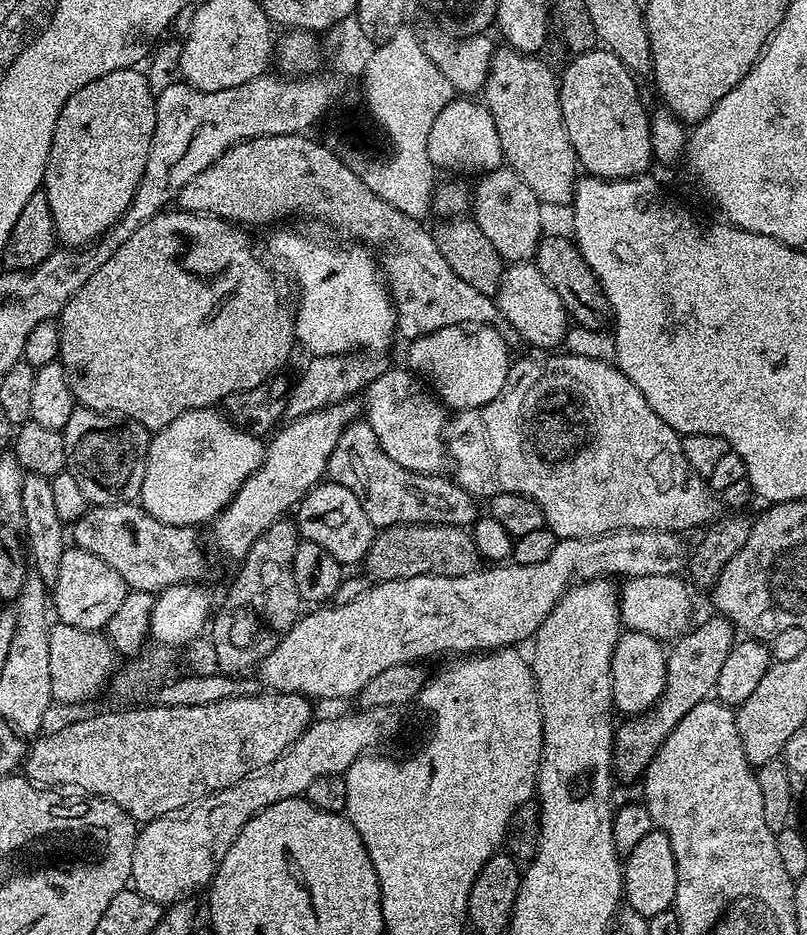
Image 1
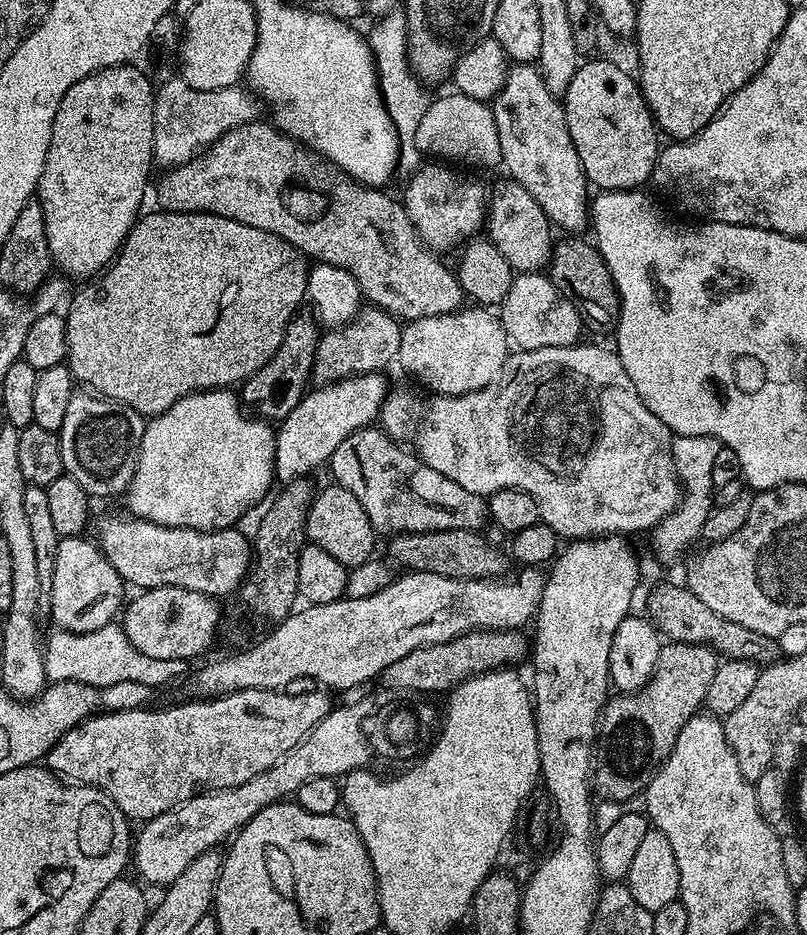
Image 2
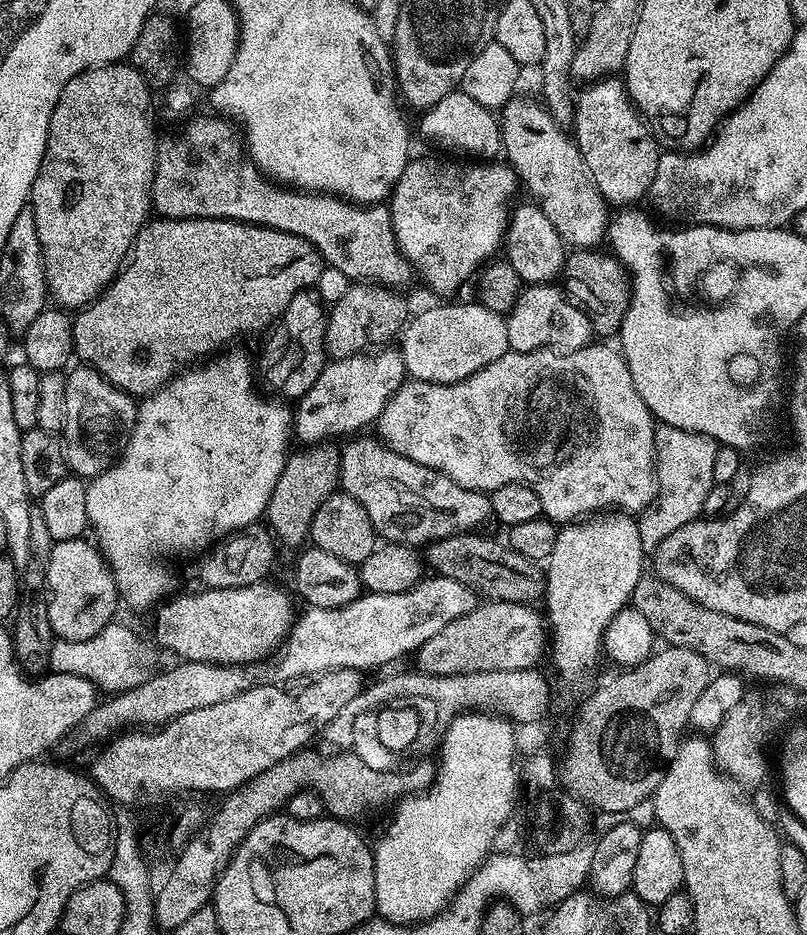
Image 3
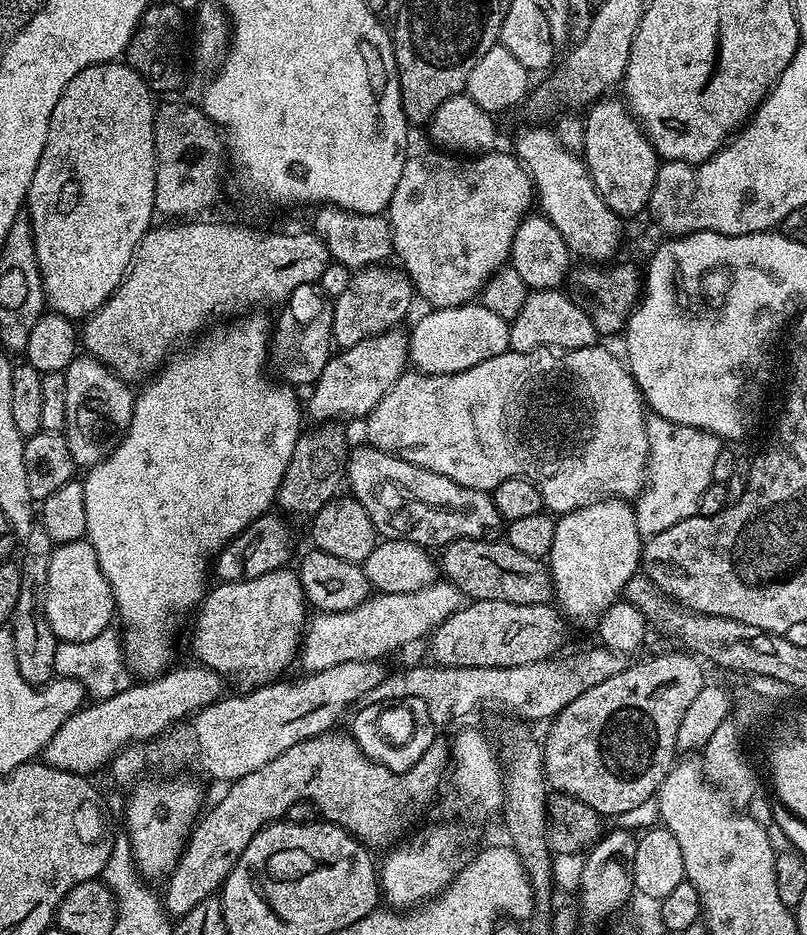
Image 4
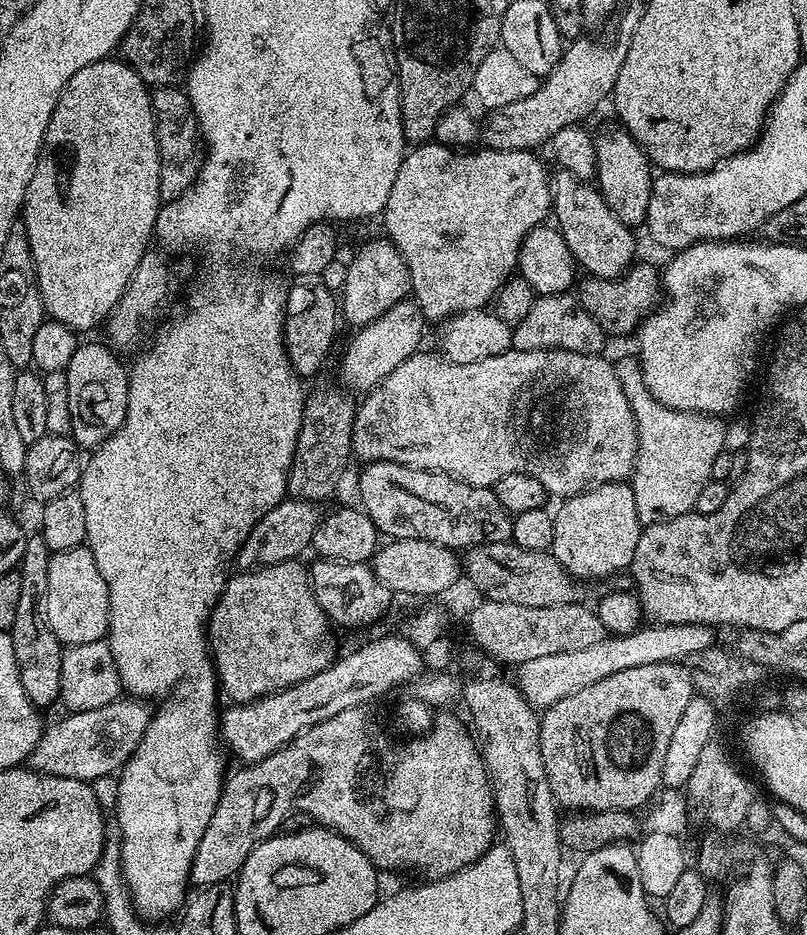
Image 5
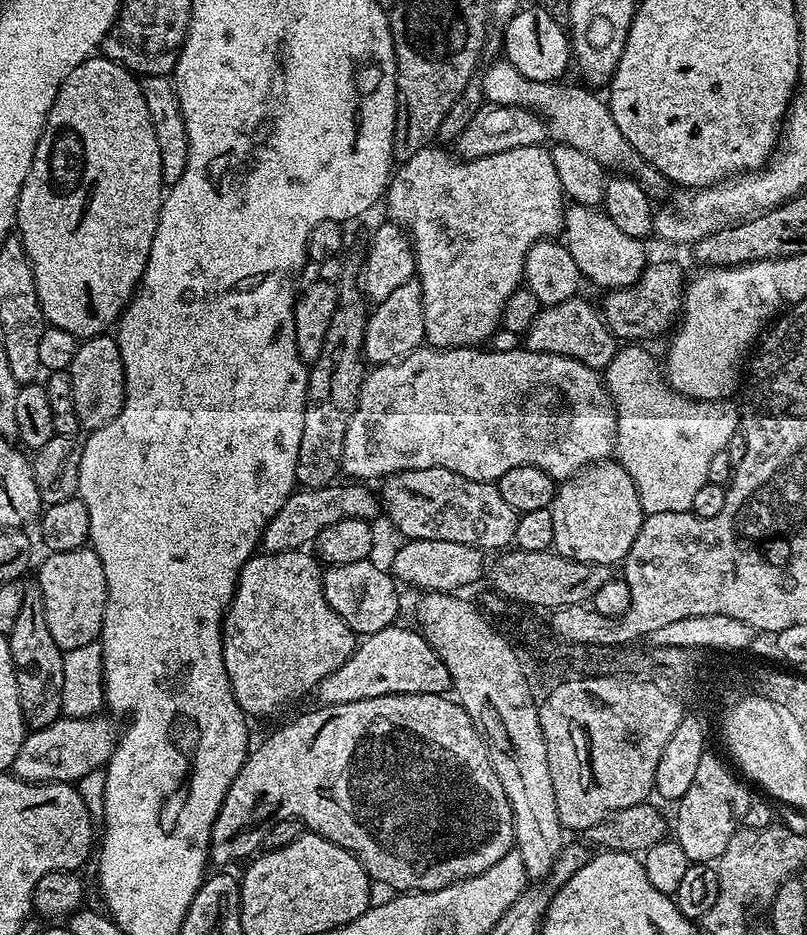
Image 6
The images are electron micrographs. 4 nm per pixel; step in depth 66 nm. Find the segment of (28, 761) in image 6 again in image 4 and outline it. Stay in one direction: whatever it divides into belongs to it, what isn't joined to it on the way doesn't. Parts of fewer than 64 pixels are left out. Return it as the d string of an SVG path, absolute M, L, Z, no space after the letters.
M173 666L160 676L133 682L129 688L110 698L83 706L59 726L57 733L46 743L42 753L43 763L58 770L88 776L98 771L103 764L104 767L111 765L112 759L123 748L151 741L221 699L225 681L220 673L213 668L195 667Z

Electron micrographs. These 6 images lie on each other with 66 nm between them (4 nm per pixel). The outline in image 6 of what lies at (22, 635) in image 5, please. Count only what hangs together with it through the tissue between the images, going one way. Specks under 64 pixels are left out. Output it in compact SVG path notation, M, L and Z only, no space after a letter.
M29 586L26 590L26 602L22 602L22 611L14 622L14 630L7 633L10 654L16 671L18 694L21 710L29 729L35 730L50 726L62 716L62 662L64 653L58 642L50 635L50 626L46 626L46 610L42 606L42 594L39 587Z

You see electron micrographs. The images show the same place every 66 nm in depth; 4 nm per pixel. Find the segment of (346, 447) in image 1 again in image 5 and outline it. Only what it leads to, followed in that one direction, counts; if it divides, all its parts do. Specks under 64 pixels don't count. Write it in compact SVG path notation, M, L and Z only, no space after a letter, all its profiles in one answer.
M374 460L360 472L359 507L374 522L376 531L393 540L418 538L453 550L478 544L503 544L512 538L512 516L498 502L492 488L470 486L445 472L411 468L389 460Z

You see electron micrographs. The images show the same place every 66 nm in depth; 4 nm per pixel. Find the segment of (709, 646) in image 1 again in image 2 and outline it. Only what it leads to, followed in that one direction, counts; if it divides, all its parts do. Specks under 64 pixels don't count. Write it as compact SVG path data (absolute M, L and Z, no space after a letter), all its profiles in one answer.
M665 643L658 654L654 674L646 682L646 686L637 692L613 695L604 705L604 711L600 713L594 753L594 788L599 795L601 792L600 796L605 801L624 802L631 796L639 797L647 789L657 768L664 763L670 750L674 750L674 742L682 726L686 726L688 719L701 711L706 690L714 679L717 663L716 653L706 644Z

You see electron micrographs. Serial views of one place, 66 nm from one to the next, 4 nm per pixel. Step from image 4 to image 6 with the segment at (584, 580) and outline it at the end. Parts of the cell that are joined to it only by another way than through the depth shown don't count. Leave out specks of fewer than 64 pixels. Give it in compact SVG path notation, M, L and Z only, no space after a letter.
M612 458L601 460L599 464L590 464L570 479L563 481L556 489L551 509L554 518L552 548L559 556L587 564L619 565L630 546L634 546L634 538L638 538L638 530L645 518L642 502L638 502L638 490L630 474L626 474L624 467Z

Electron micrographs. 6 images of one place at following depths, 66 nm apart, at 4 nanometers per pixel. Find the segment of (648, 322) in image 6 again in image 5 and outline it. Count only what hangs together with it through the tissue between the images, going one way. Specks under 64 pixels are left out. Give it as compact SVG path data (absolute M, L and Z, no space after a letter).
M633 263L627 272L614 278L588 276L578 284L580 305L598 322L598 326L609 337L628 336L637 331L647 316L656 311L662 300L662 276L652 264Z

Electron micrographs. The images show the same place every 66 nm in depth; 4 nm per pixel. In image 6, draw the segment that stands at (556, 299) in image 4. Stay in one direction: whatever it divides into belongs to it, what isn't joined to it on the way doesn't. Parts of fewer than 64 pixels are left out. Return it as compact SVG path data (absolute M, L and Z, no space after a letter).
M573 298L566 302L541 307L538 318L534 318L534 322L523 337L522 344L530 352L558 354L574 358L591 368L603 370L614 358L618 341L611 330L604 325L604 318L599 311L580 299Z

